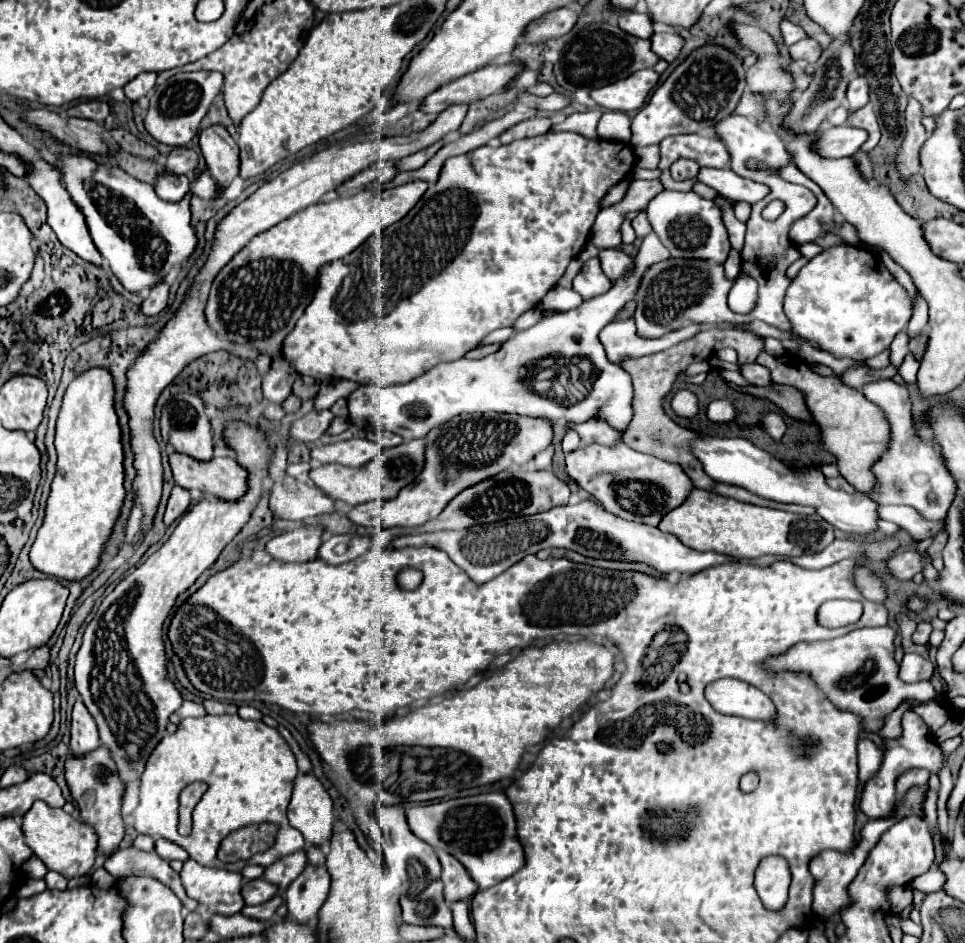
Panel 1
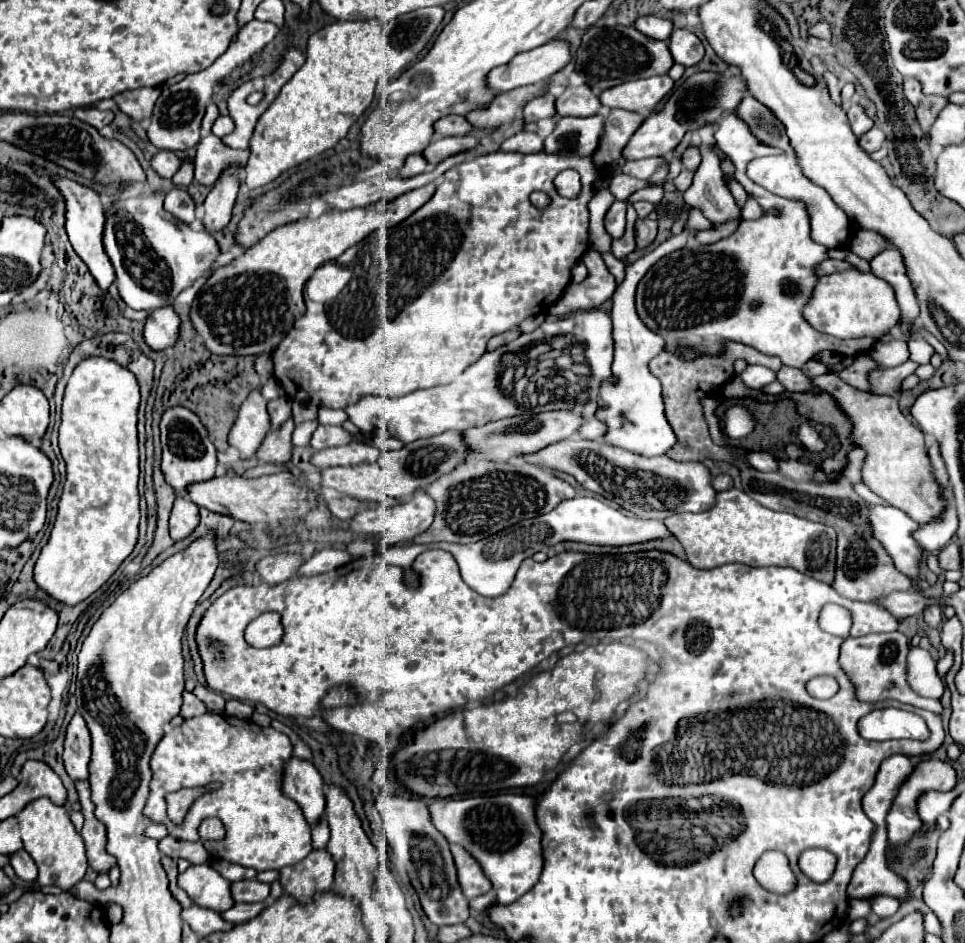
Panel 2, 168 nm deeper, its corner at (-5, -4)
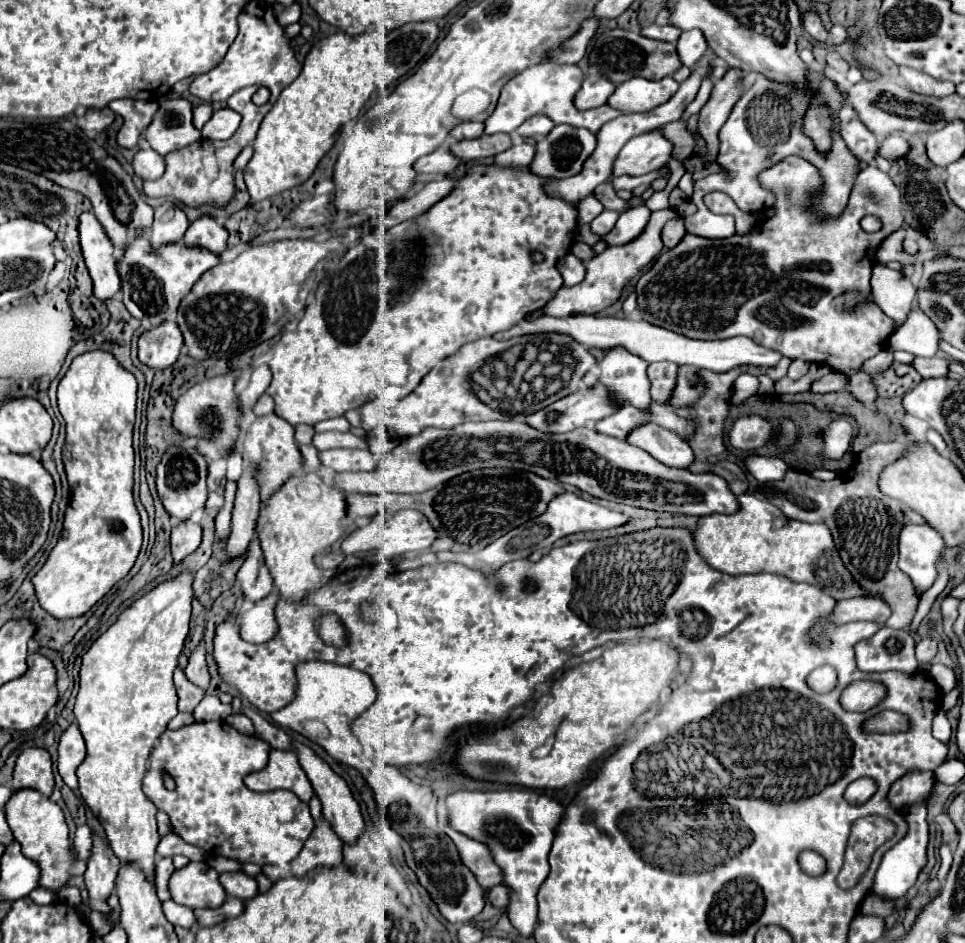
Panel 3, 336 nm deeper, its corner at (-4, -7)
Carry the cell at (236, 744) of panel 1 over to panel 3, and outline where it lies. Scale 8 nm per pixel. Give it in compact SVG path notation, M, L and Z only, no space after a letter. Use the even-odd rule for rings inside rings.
M202 721L180 727L176 731L168 729L162 733L160 743L154 747L150 755L150 765L142 789L160 811L168 813L174 833L190 845L196 845L212 855L222 855L236 861L248 861L258 865L290 863L300 853L304 841L312 833L314 819L310 817L308 803L300 801L290 791L256 793L244 785L244 775L248 775L250 769L266 767L268 751L268 743L260 741L258 737L242 735L224 721ZM162 771L170 773L176 781L174 791L168 791L164 787Z

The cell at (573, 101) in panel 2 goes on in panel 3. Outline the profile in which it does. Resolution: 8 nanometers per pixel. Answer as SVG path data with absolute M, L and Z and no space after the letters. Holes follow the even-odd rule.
M600 73L590 75L588 79L584 79L582 89L574 97L576 107L578 109L600 107L600 105L604 105L608 101L608 97L612 95L614 89L616 89L614 83L610 79L604 79L604 75L600 75Z

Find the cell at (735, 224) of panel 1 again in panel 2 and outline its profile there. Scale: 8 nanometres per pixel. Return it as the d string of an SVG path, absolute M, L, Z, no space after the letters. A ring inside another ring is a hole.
M705 126L699 130L699 140L701 140L701 156L703 156L703 162L701 166L697 168L695 172L695 178L693 178L693 184L691 188L683 194L685 202L689 206L697 206L701 208L701 212L713 222L713 224L725 224L725 222L731 222L731 220L741 220L741 208L737 206L733 194L729 192L725 180L723 180L723 172L721 172L721 162L719 158L713 154L713 146L715 146L715 138L713 138L713 130L715 126Z

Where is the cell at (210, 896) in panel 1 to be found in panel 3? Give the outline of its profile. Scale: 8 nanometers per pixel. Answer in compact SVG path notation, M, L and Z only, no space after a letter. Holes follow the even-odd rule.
M190 861L186 867L176 869L168 879L168 889L172 901L176 901L178 905L186 905L190 909L216 909L226 899L226 891L218 881L216 869L208 867L204 861Z

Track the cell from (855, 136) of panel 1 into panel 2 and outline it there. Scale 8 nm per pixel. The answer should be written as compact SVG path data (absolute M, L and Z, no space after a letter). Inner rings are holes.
M871 128L869 132L865 132L865 136L859 136L859 144L867 154L879 150L883 140L885 140L885 134L879 128Z

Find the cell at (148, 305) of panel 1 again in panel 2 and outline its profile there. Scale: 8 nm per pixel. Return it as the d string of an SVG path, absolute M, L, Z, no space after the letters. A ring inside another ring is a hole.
M173 306L157 308L147 316L145 324L145 342L153 350L165 350L177 342L179 316L173 312Z

